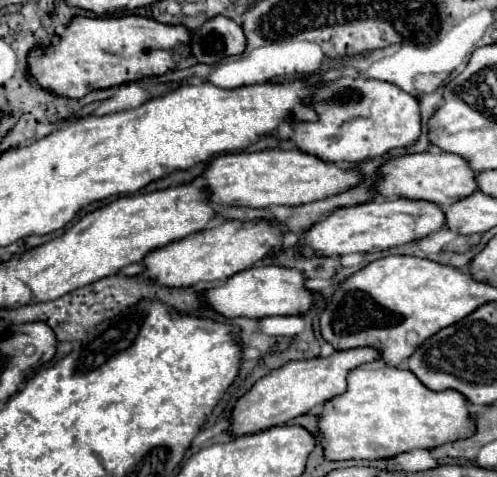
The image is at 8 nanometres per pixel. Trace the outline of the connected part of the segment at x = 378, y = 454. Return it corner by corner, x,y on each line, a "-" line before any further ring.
380,363
370,367
362,365
348,375
348,393
324,405
320,431
326,439
324,455
328,461
386,459
472,437
476,423
470,415
468,399
460,391
432,391
412,371

